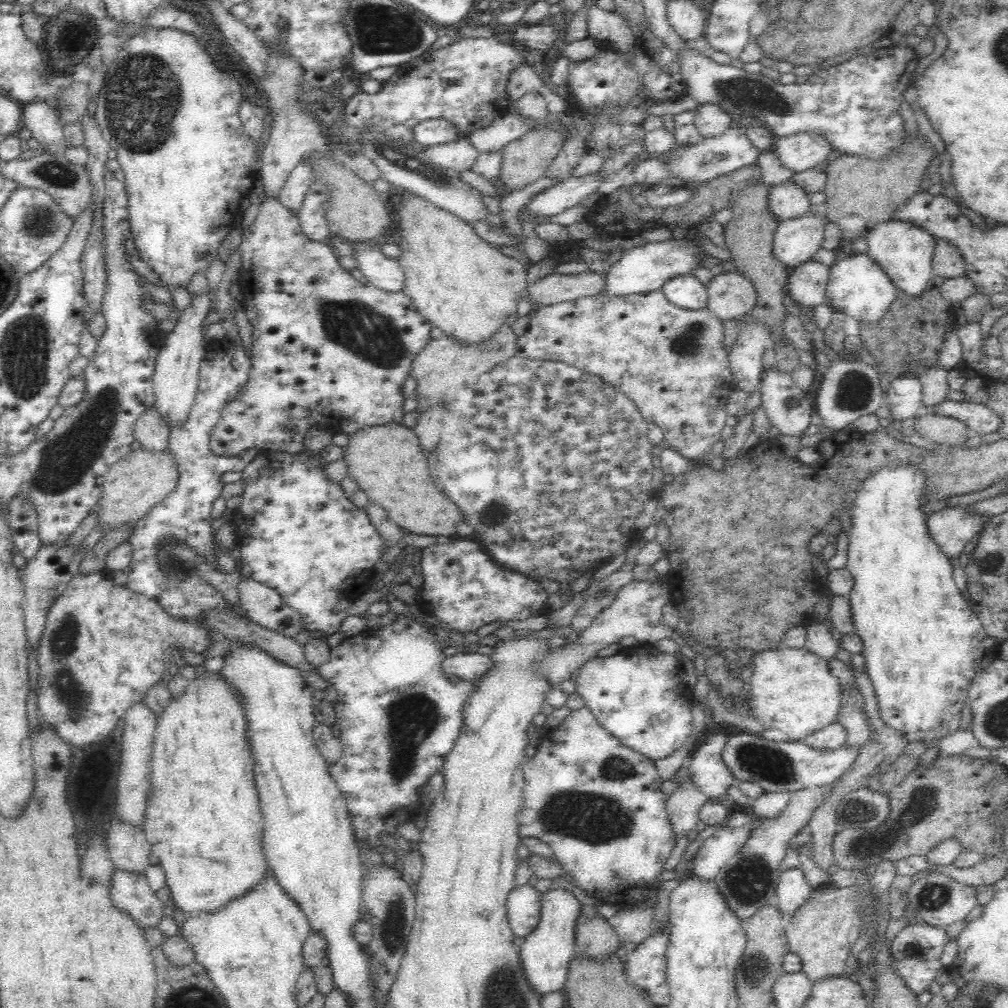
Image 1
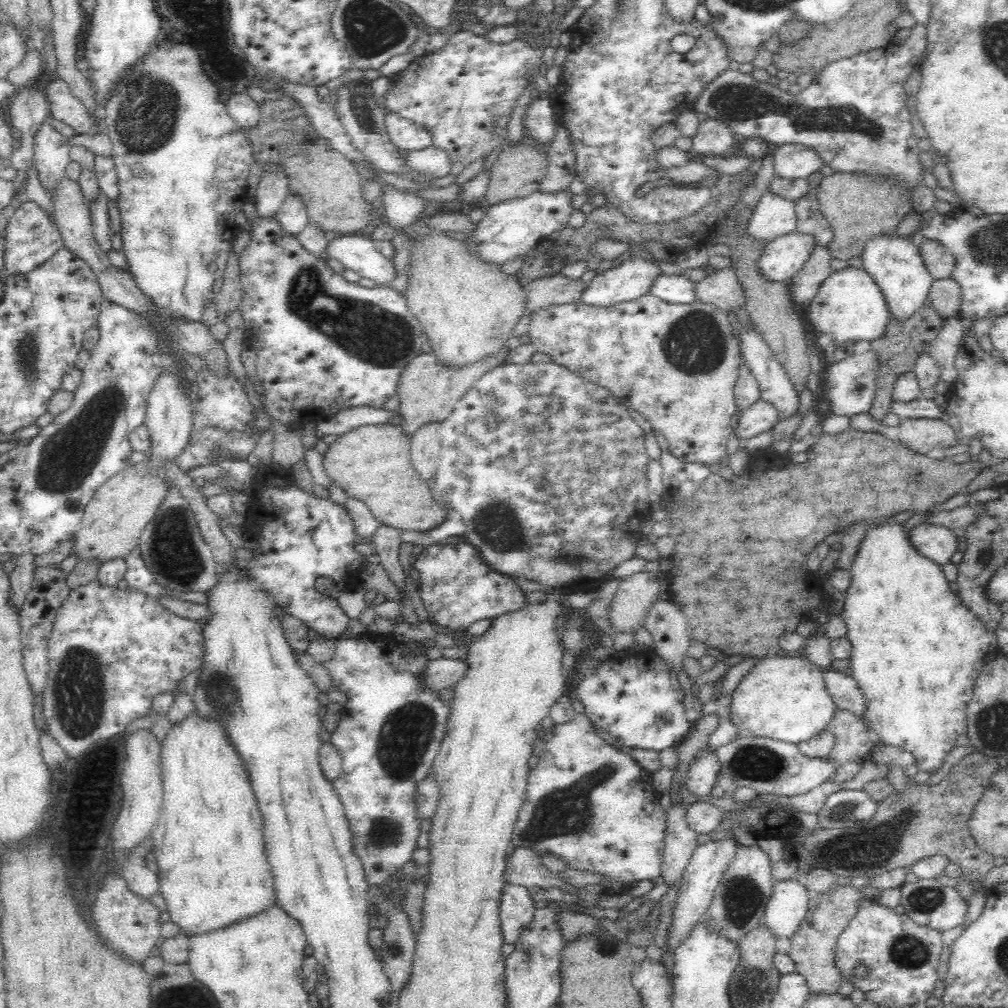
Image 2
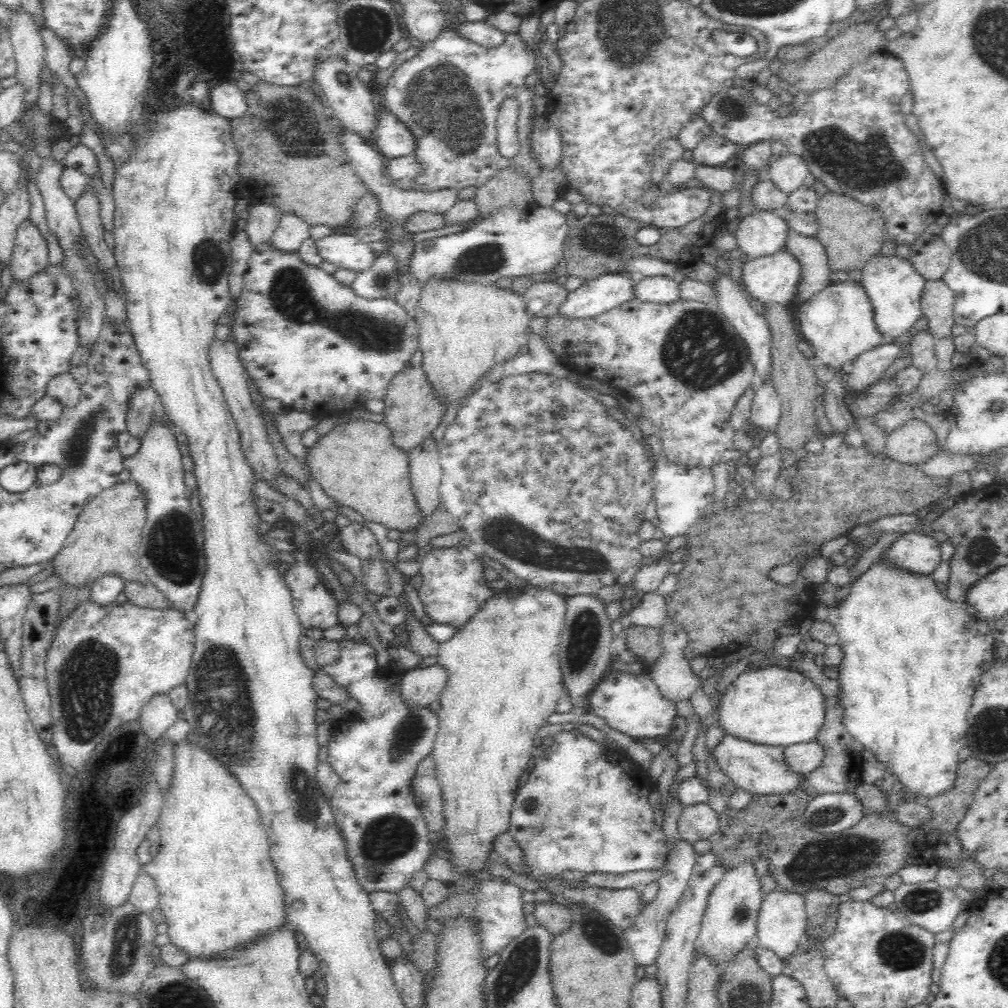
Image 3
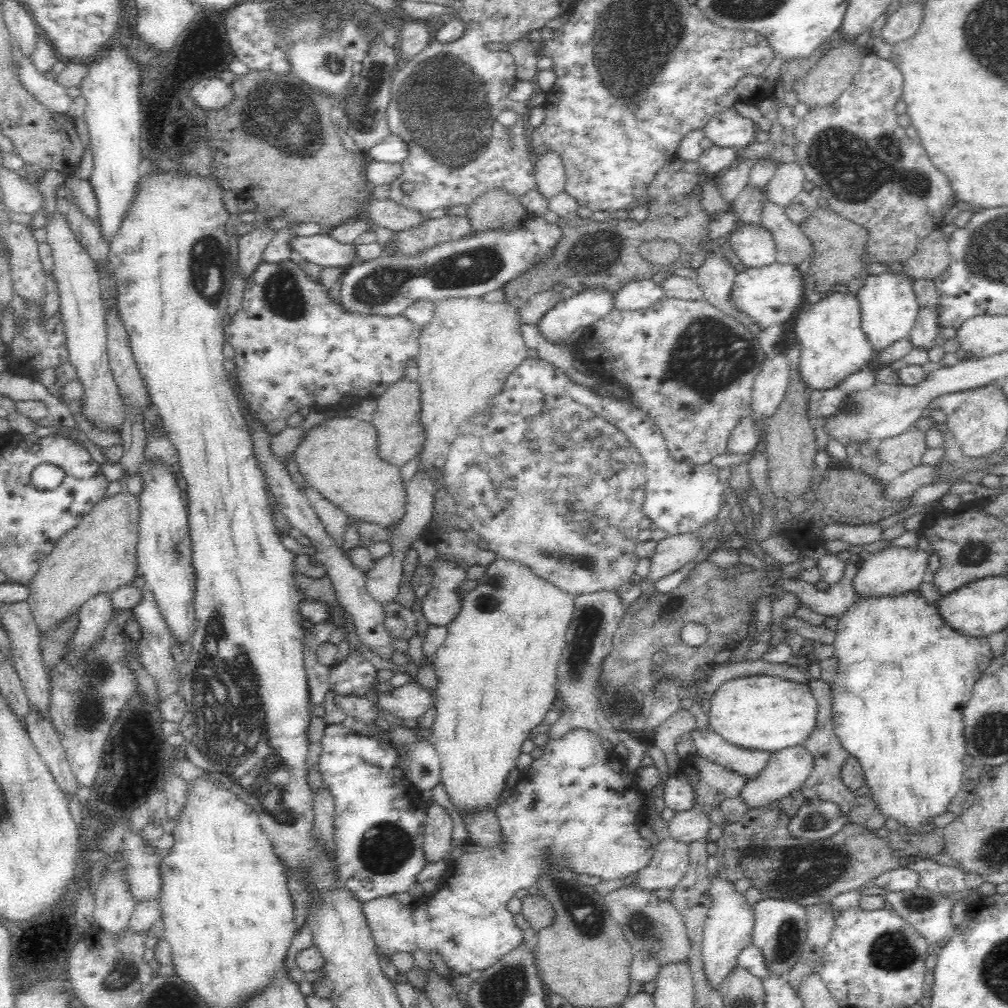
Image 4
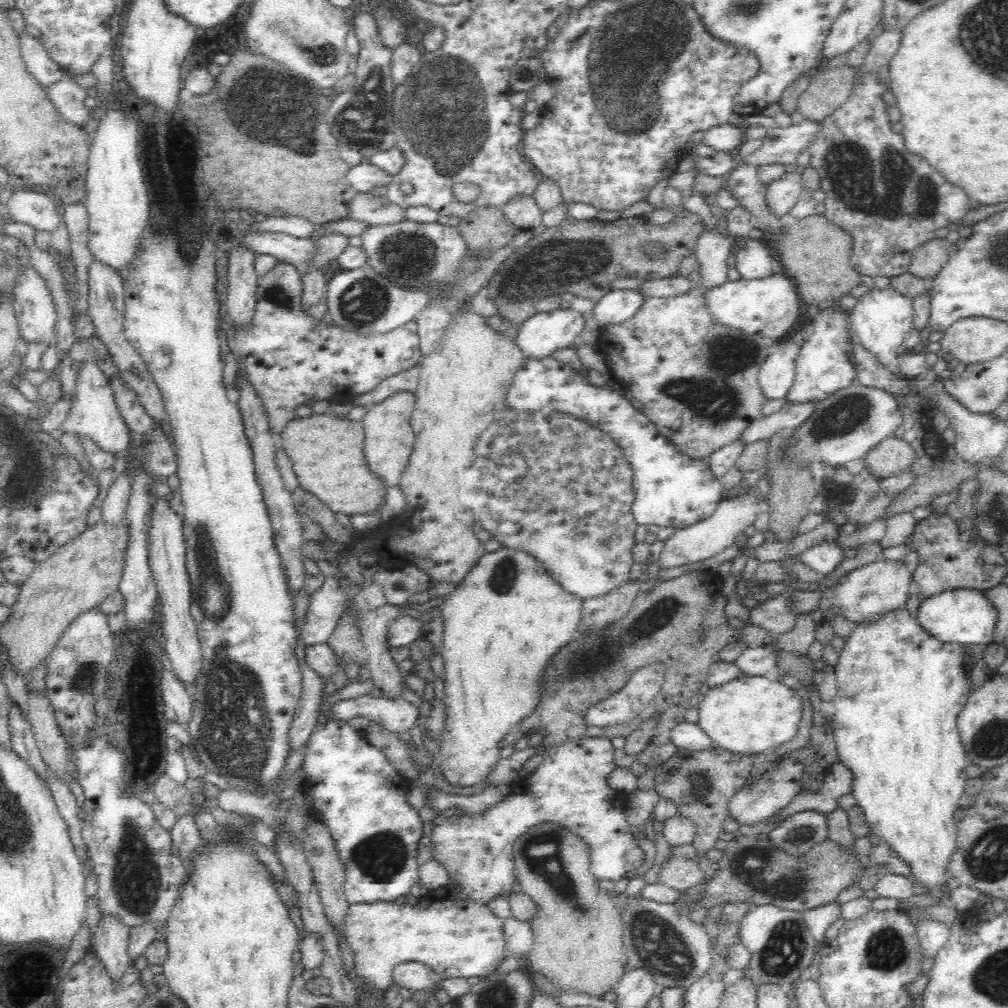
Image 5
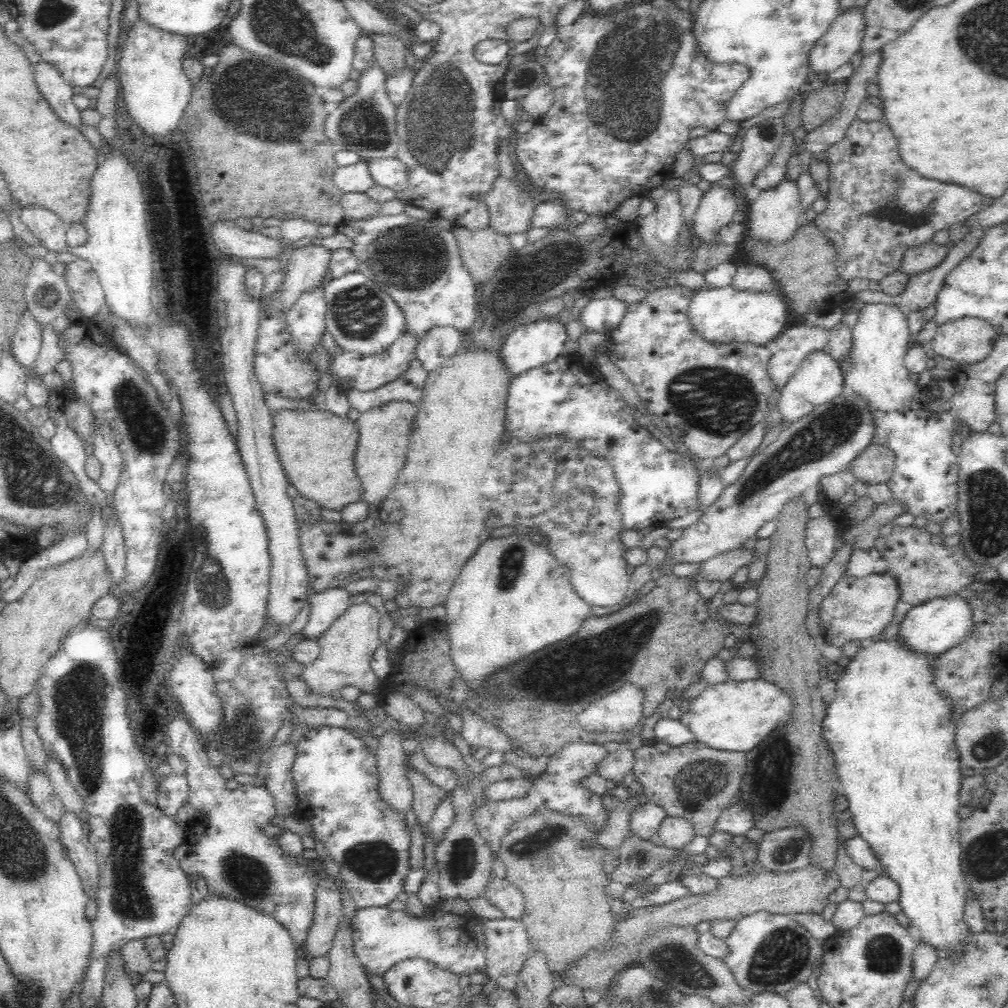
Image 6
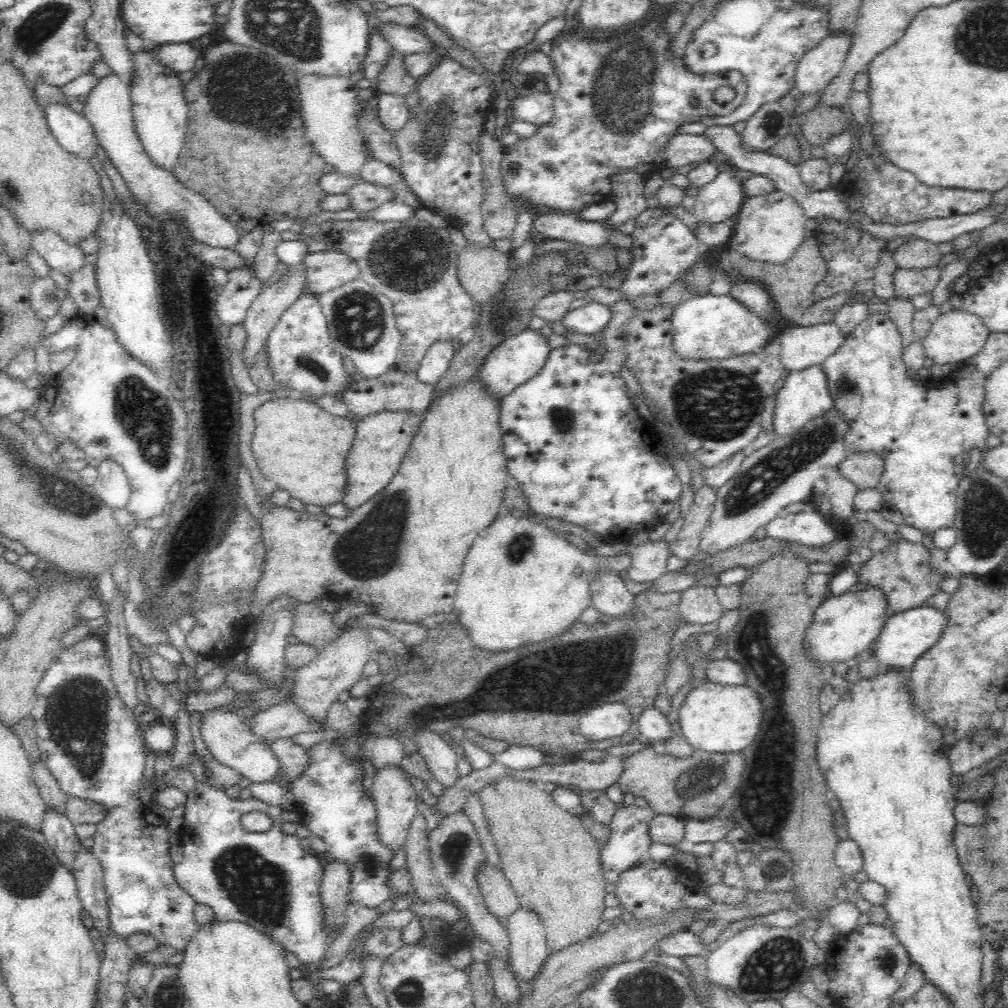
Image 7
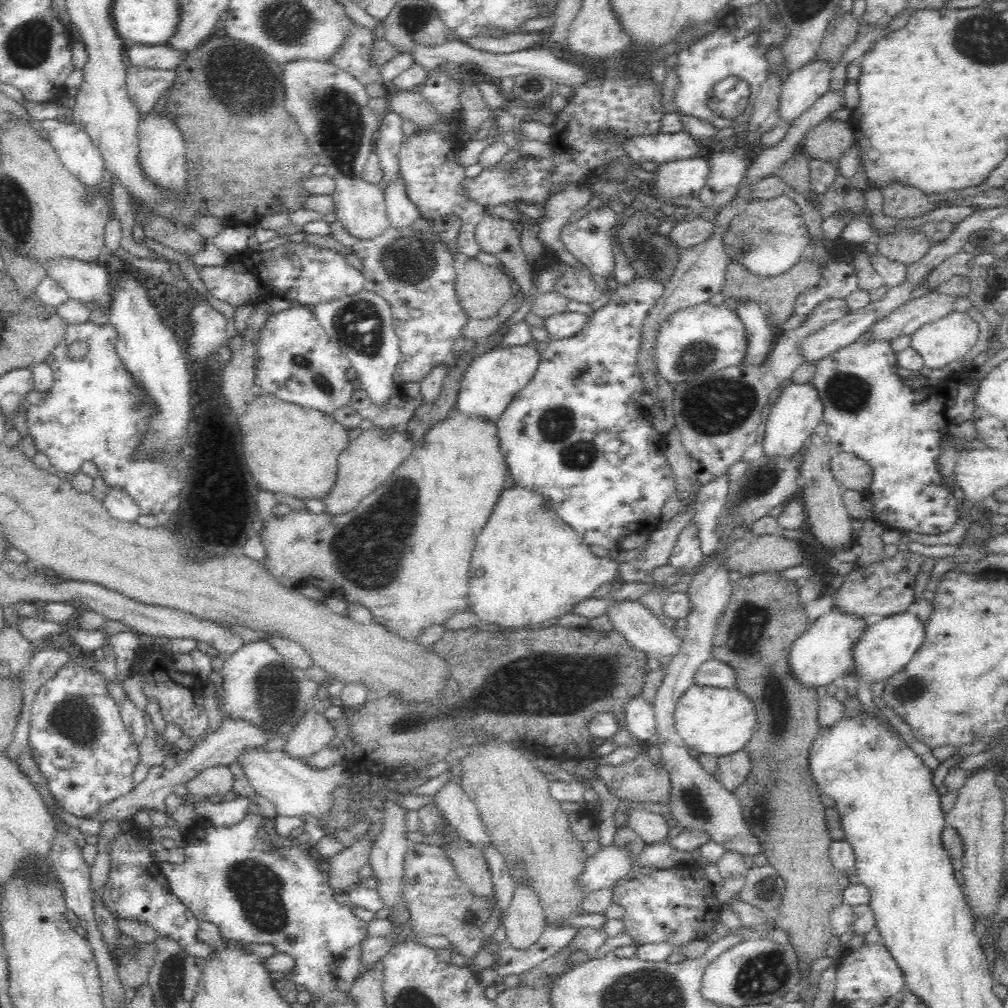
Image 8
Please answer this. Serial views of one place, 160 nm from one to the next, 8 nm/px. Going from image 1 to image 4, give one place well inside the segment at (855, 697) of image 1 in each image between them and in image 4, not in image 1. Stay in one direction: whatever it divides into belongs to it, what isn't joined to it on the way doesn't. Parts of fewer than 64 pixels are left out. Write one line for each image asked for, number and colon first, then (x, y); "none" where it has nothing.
2: (853, 746)
3: (840, 770)
4: (825, 782)

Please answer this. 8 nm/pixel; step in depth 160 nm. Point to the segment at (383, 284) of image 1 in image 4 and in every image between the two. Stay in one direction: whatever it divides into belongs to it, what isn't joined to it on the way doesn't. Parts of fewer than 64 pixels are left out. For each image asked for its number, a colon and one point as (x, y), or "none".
2: (357, 253)
3: (342, 250)
4: (323, 249)

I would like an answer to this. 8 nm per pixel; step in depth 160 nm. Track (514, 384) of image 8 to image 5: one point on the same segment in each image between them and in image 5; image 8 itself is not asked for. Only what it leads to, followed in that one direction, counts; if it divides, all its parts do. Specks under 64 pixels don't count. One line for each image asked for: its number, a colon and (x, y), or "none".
5: (539, 335)
6: (534, 343)
7: (518, 357)

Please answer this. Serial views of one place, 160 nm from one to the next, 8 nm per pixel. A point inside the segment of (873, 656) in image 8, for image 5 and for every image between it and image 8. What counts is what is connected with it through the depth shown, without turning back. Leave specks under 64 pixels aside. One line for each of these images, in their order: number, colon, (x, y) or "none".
5: (964, 615)
6: (936, 625)
7: (907, 635)

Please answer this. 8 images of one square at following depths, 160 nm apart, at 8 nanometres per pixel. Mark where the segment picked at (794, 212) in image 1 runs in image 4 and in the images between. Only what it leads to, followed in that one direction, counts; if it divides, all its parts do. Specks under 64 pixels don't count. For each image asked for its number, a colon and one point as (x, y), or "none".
2: (774, 214)
3: (764, 231)
4: (753, 244)

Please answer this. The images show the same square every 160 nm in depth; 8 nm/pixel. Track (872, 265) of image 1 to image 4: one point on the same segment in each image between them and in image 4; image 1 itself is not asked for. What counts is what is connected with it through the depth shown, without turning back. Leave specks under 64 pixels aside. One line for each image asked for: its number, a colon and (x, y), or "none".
2: (850, 306)
3: (838, 321)
4: (833, 344)

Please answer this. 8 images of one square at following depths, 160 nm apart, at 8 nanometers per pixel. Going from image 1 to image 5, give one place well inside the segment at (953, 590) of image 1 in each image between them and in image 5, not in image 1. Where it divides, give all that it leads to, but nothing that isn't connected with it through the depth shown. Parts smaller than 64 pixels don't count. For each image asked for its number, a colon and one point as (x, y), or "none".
2: (917, 649)
3: (913, 658)
4: (905, 675)
5: (900, 689)

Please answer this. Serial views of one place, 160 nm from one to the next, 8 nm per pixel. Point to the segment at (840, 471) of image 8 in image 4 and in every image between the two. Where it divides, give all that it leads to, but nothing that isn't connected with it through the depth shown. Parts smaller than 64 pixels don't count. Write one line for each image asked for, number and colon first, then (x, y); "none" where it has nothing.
4: (906, 450)
5: (894, 455)
6: (877, 464)
7: (865, 469)

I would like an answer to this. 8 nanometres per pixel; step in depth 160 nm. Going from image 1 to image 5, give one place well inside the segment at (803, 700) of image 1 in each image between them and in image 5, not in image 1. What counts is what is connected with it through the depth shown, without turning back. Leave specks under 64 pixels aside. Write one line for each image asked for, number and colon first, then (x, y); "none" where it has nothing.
2: (784, 698)
3: (773, 705)
4: (766, 712)
5: (756, 713)

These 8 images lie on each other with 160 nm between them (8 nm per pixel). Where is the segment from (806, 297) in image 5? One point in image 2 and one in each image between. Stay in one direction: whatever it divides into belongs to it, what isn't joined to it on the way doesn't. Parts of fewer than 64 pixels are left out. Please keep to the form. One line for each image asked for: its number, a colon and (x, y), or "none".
2: (857, 205)
3: (851, 231)
4: (840, 245)

